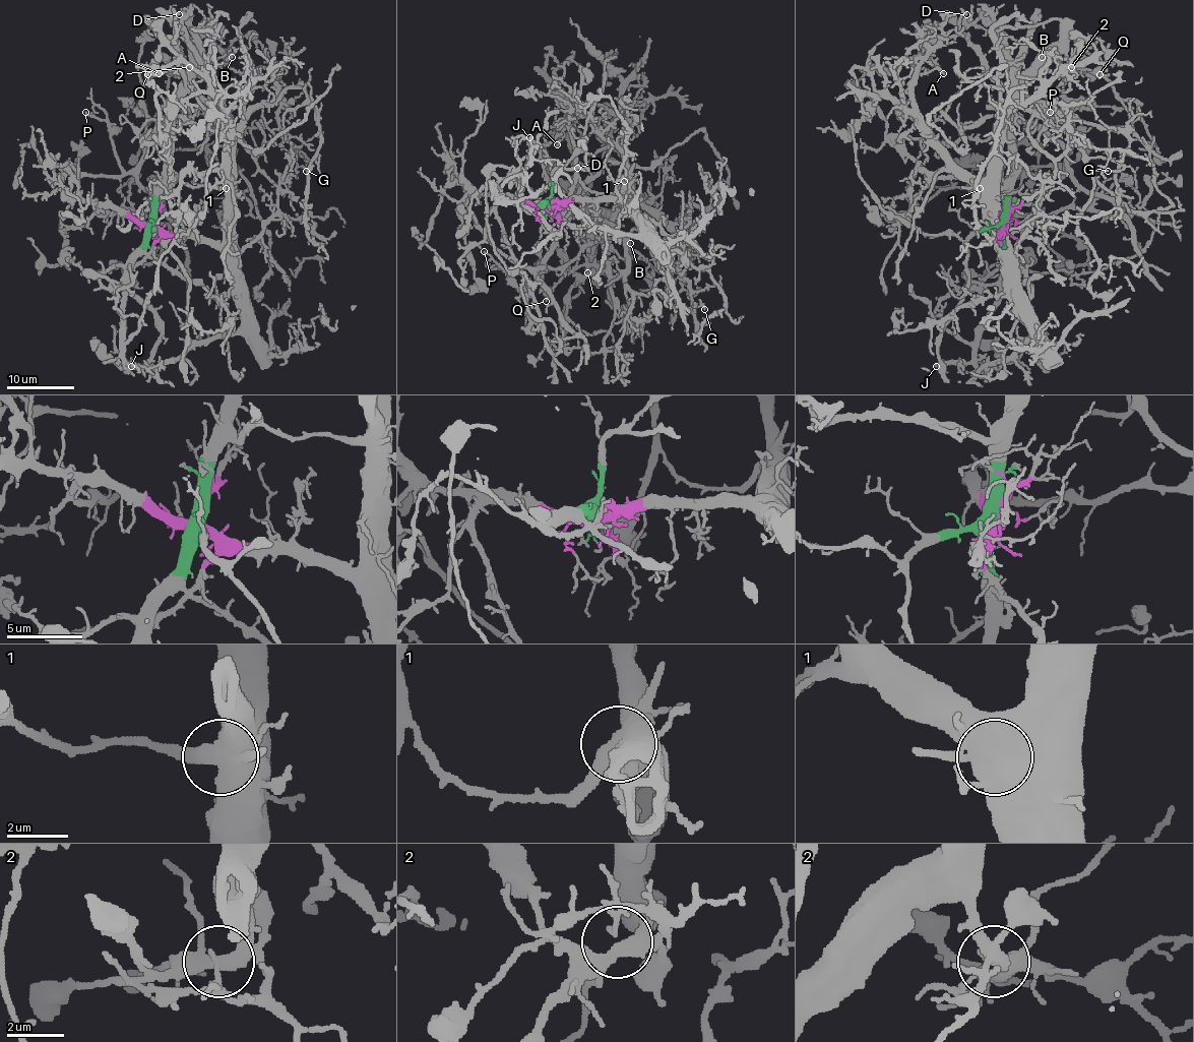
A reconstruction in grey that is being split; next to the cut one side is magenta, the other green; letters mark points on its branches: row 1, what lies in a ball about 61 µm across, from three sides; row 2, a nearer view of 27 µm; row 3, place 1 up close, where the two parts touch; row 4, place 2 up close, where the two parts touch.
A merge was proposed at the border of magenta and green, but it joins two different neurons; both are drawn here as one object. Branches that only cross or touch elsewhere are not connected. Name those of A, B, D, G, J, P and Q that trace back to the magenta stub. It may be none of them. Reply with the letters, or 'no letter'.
A, G

